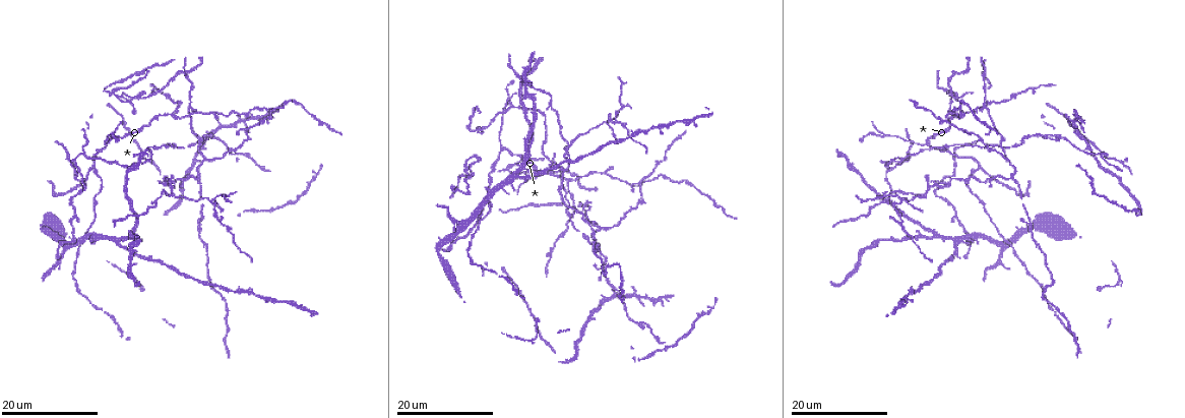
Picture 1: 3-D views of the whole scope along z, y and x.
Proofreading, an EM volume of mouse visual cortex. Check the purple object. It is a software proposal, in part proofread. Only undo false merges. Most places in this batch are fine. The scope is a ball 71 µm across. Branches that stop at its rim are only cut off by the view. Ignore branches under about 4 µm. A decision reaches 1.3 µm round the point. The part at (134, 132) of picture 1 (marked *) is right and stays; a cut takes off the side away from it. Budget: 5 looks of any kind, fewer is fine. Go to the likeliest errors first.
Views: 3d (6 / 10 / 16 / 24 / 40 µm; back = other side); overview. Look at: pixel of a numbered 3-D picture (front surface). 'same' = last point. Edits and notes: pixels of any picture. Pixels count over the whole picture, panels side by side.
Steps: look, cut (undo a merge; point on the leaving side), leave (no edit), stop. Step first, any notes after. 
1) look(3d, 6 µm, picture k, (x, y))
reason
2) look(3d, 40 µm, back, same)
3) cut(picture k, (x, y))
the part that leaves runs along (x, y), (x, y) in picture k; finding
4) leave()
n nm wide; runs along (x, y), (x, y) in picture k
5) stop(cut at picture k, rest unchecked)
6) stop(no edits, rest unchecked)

look(3d, 16 µm, picture 1, (213, 200))
four arms meet

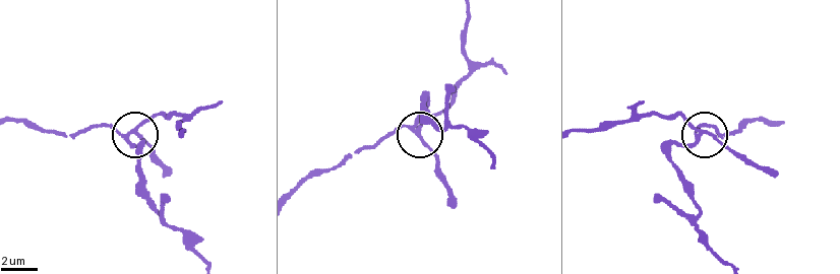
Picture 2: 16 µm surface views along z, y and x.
look(3d, 10 µm, picture 2, (129, 139))

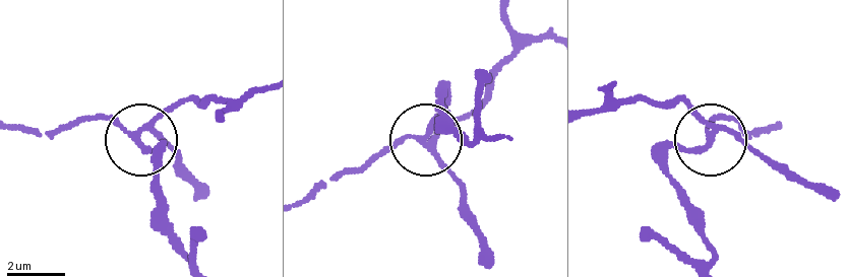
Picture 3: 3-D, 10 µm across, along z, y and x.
leave()
180 nm wide; continuous, no second neuron

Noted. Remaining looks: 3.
look(3d, 24 µm, picture 1, (501, 149))
branch point

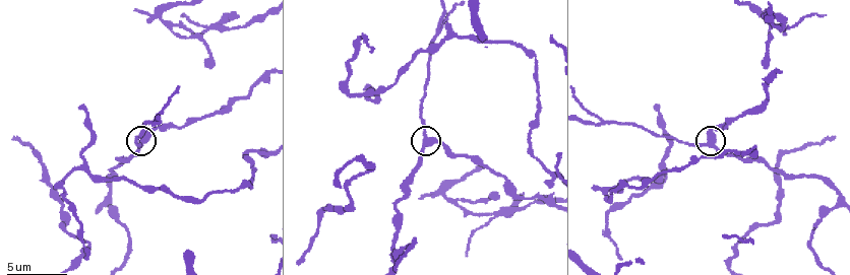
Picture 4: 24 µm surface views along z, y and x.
look(3d, 6 µm, picture 4, (711, 147))
closer look

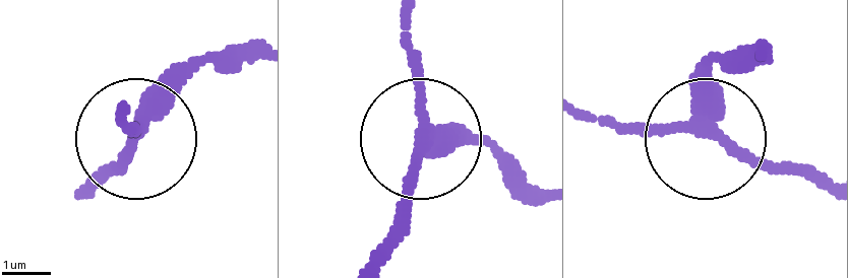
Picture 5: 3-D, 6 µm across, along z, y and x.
leave()
side arm 17 µm; runs along (539, 191), (490, 150), (422, 134), (406, 24) in picture 5; one neuron here

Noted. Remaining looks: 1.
stop(no edits, rest unchecked)

